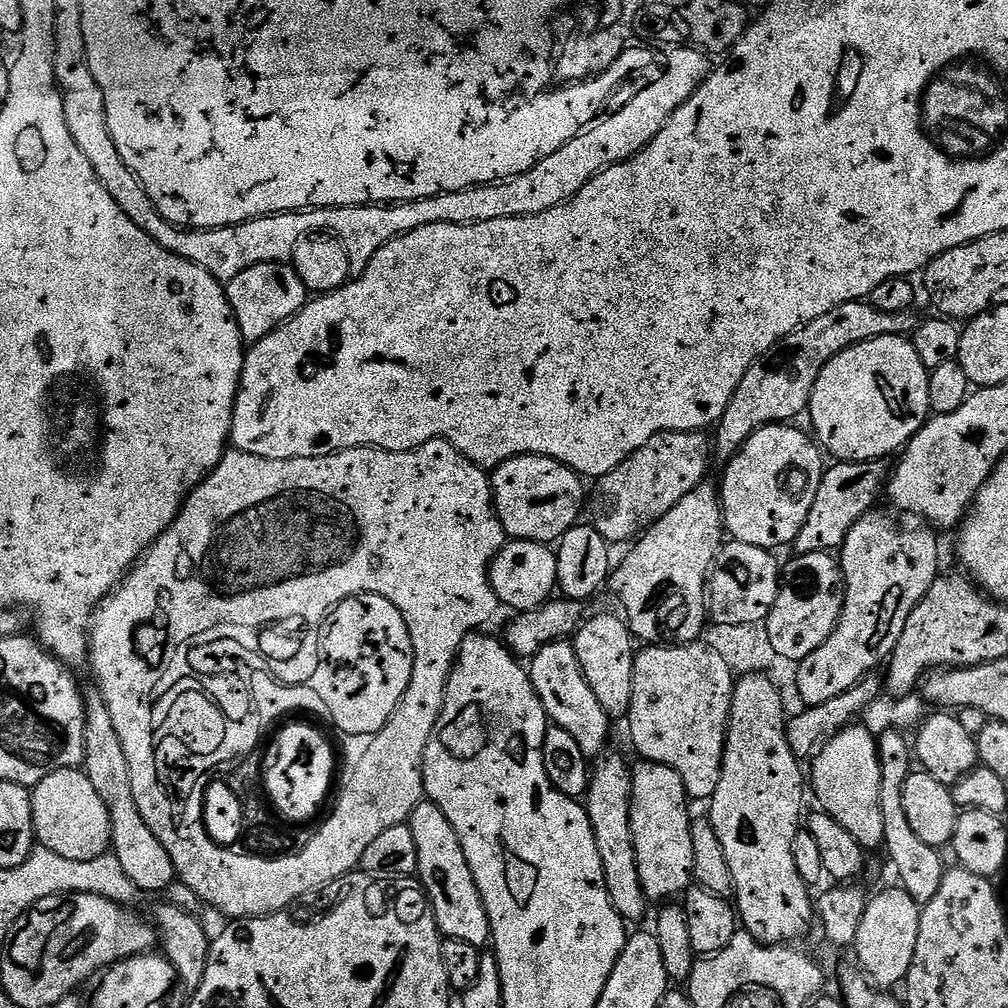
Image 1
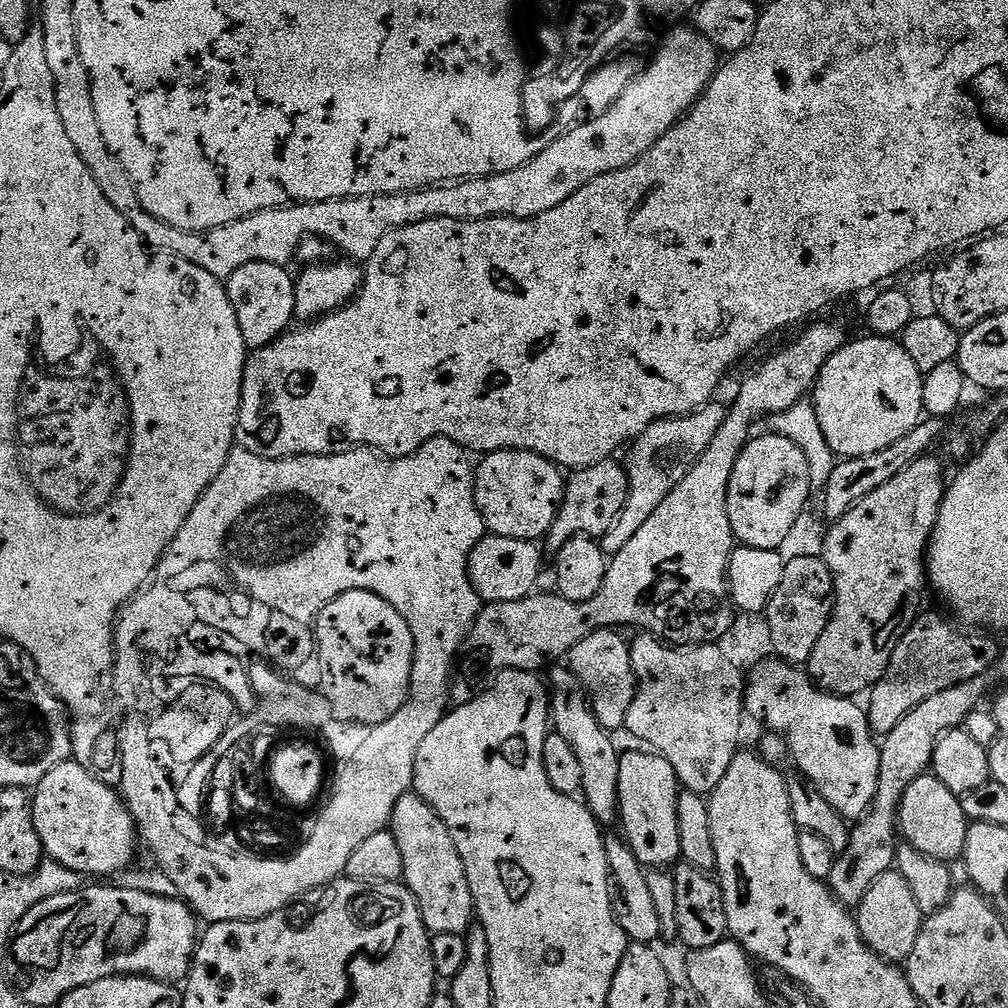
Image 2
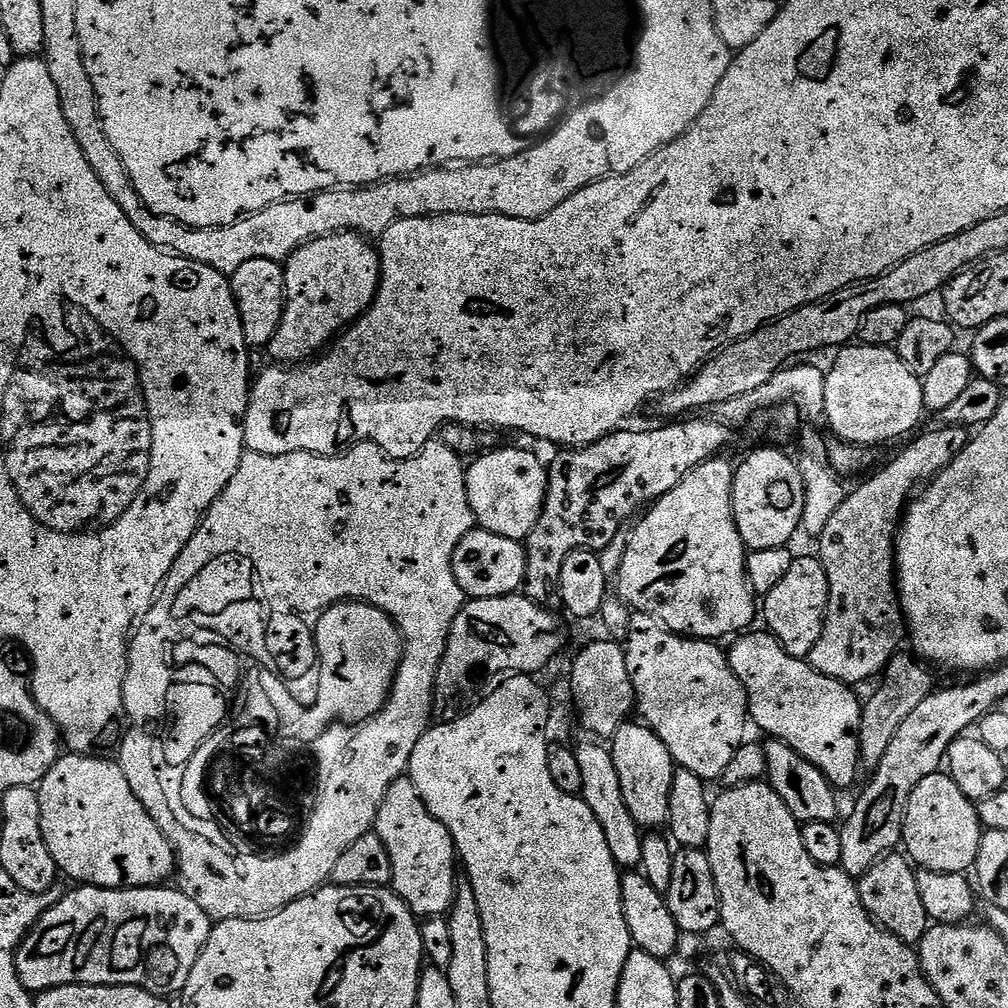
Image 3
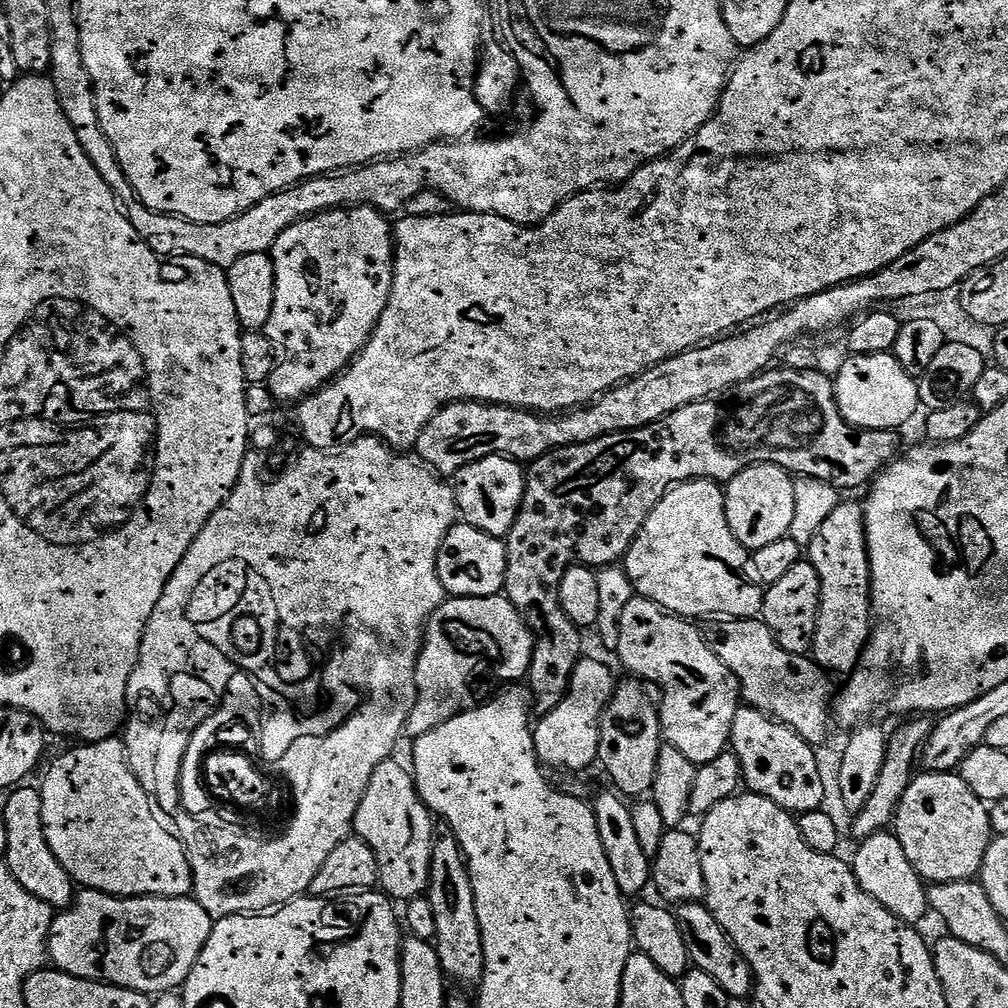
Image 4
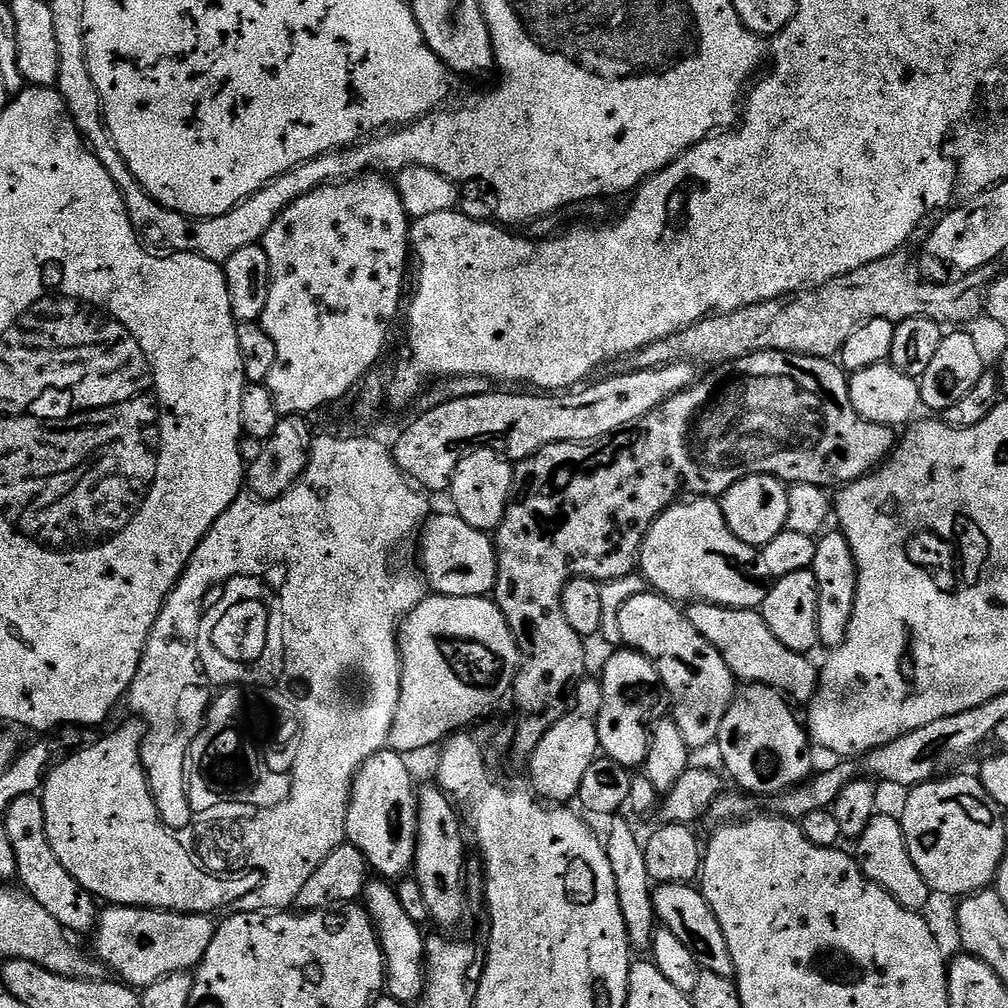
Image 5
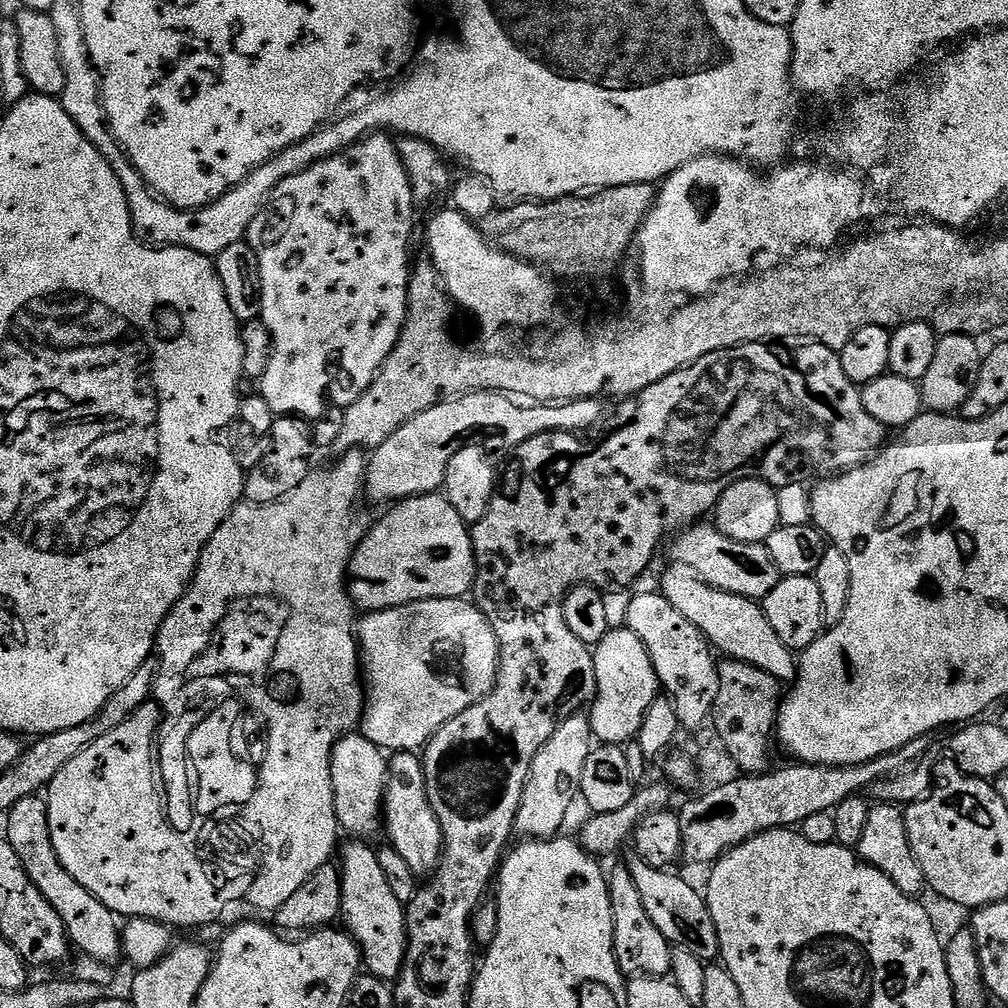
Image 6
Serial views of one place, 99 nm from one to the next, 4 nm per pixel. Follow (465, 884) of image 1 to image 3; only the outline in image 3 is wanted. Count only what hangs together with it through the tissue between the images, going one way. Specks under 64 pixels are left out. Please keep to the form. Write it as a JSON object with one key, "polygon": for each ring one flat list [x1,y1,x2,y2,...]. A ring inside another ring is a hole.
{"polygon":[[411,778,398,779,390,786,376,815,374,834,382,838,386,852,390,854,392,891,404,899,417,918,447,917,458,887,456,844,450,830,430,814]]}

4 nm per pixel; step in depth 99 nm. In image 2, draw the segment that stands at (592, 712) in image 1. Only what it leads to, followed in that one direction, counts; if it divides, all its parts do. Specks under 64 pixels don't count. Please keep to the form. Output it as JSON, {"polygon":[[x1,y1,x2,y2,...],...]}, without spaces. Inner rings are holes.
{"polygon":[[563,667,554,669,548,680,546,676,546,688,550,693,550,720,554,725,554,732,570,742,582,766,580,792,584,803,596,815,601,825,615,825,620,815,618,766,622,752,621,749,616,749,611,734,600,725,600,720,592,713,587,698,580,693,581,685,572,675,571,667]]}

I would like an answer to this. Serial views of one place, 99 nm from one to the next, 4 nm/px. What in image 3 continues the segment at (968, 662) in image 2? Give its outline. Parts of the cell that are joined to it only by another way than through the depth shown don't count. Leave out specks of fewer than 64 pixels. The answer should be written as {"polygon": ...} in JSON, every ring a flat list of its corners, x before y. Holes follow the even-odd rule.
{"polygon":[[907,655,892,657,882,673,883,679,879,681,880,689,869,700,863,701,860,713,860,762,865,769,875,770,878,762,882,762,882,754,886,754,894,734,898,734,898,726,902,726,906,717,921,702,926,702,926,698,934,691,932,676,927,672,929,669,915,655]]}

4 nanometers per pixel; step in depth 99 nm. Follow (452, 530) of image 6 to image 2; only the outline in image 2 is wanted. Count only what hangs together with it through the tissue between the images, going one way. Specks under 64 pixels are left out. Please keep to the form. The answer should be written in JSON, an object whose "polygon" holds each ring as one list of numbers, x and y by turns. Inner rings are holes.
{"polygon":[[485,535,476,543,468,559,468,577,472,589,484,604,514,602,533,595,540,580,540,548,539,543,530,540]]}

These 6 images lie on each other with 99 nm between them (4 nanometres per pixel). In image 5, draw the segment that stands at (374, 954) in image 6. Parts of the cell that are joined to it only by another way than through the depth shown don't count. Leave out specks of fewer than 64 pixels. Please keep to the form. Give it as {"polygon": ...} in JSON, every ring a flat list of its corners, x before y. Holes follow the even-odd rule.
{"polygon":[[380,878,369,879,362,891,362,904,368,910,376,933,380,939,380,949,384,952,386,969,386,992,401,1006,415,1005,424,992,424,941,426,939,421,925,414,922,402,910,398,894,391,883]]}

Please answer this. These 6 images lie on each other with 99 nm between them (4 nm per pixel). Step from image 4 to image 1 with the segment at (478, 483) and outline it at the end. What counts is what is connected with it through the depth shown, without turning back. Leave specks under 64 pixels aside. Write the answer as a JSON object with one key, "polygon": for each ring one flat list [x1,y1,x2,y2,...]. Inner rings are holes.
{"polygon":[[511,456,491,473,492,501,496,504,496,517,502,522,505,537,514,540,533,540,539,544,555,545,581,519,580,511,586,508,585,481,566,465,549,456]]}

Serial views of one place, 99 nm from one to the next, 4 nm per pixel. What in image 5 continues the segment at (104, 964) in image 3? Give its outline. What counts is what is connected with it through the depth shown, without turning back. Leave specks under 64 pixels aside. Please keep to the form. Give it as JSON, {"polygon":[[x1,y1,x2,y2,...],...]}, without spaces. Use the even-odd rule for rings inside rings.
{"polygon":[[124,905,105,909,99,929,101,940,96,944,99,959,134,988,145,988,172,973,193,969,205,956,212,940,214,926,206,922,207,917,201,913,166,912]]}

